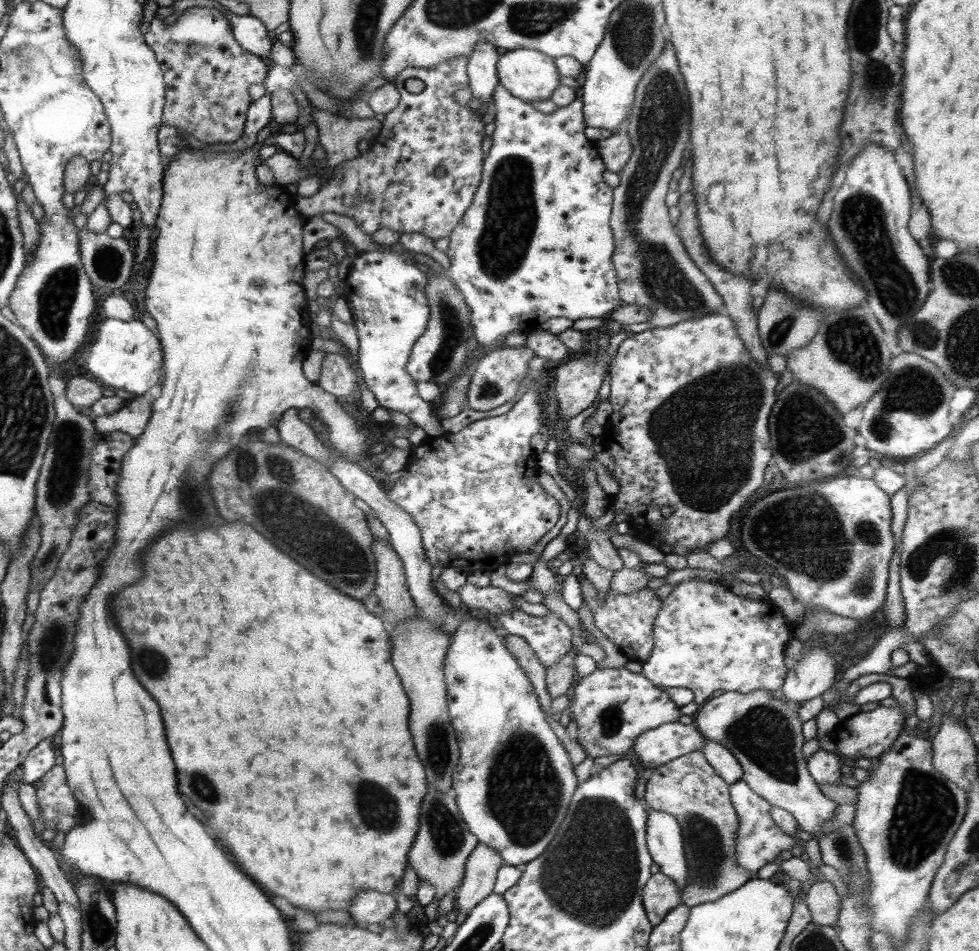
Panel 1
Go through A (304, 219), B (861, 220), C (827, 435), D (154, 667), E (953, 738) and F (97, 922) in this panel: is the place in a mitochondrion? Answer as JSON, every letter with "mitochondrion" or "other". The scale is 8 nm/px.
{"A":"other","B":"mitochondrion","C":"mitochondrion","D":"mitochondrion","E":"other","F":"mitochondrion"}

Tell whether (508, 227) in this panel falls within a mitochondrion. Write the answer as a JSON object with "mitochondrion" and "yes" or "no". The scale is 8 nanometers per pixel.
{"mitochondrion":"yes"}

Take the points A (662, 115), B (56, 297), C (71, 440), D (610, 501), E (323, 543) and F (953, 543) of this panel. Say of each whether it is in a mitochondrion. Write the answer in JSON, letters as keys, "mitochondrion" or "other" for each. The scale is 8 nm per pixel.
{"A":"mitochondrion","B":"mitochondrion","C":"mitochondrion","D":"other","E":"mitochondrion","F":"mitochondrion"}

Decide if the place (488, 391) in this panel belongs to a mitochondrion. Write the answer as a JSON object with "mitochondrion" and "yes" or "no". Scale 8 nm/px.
{"mitochondrion":"yes"}

